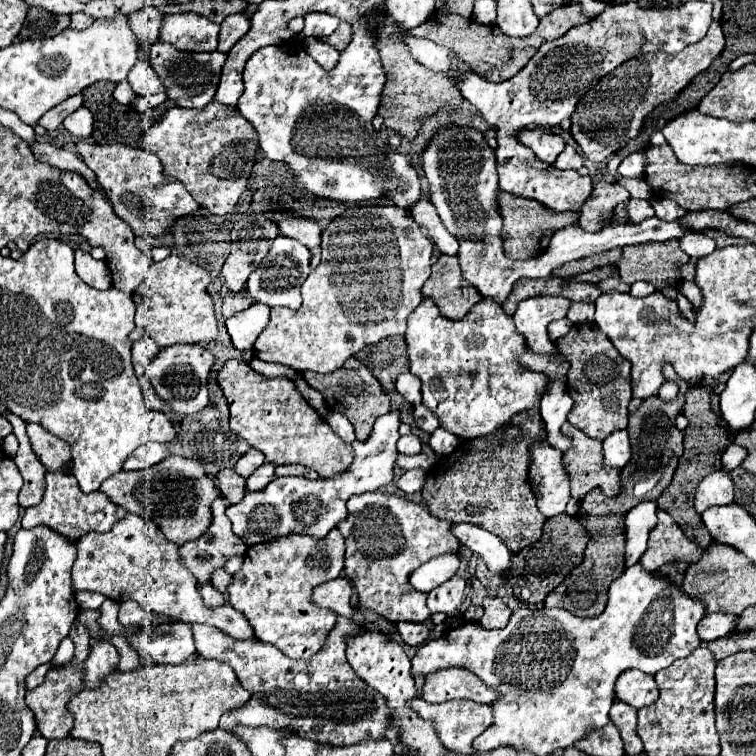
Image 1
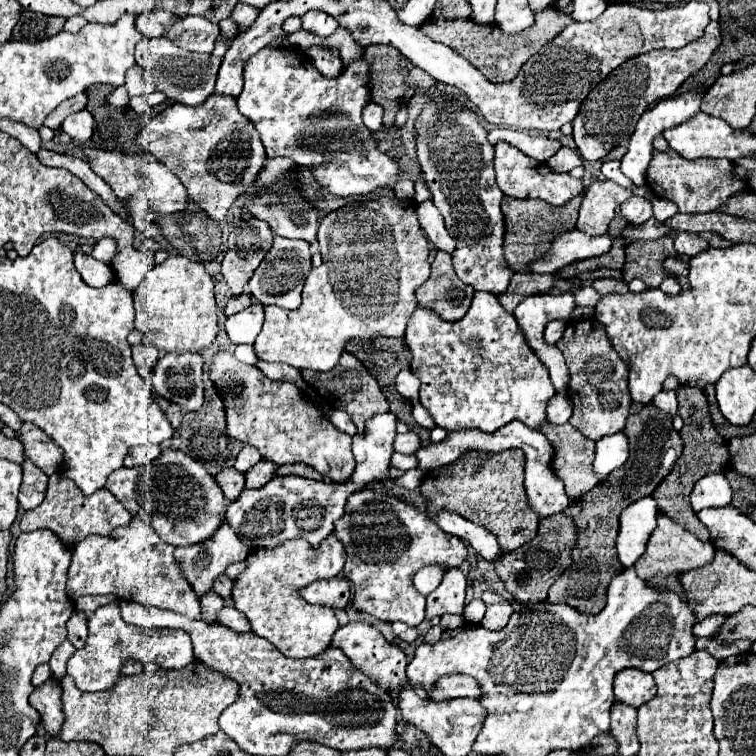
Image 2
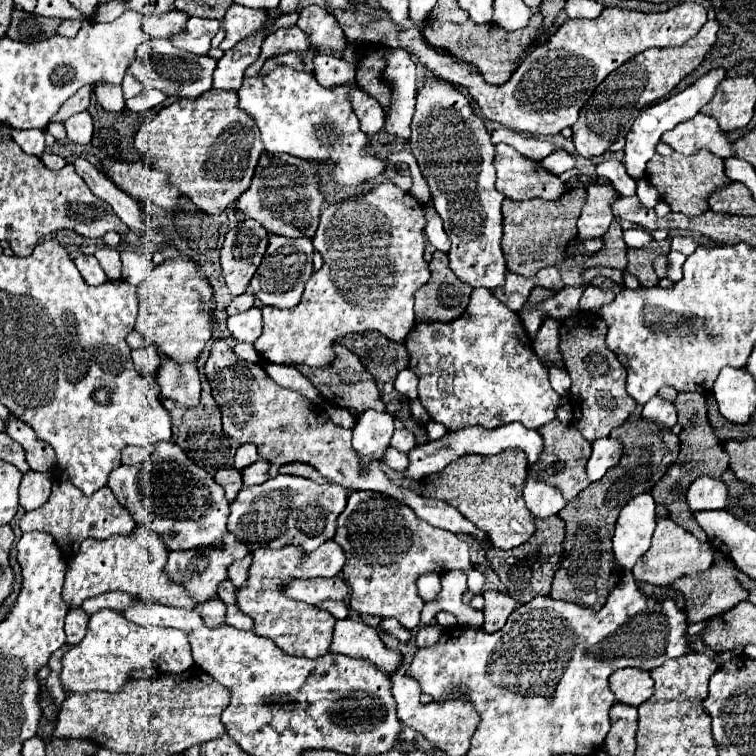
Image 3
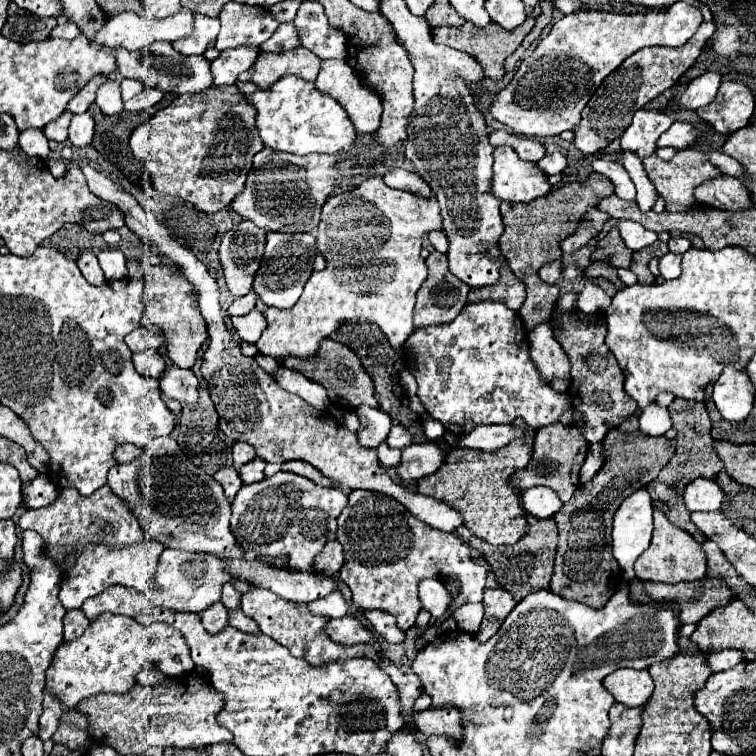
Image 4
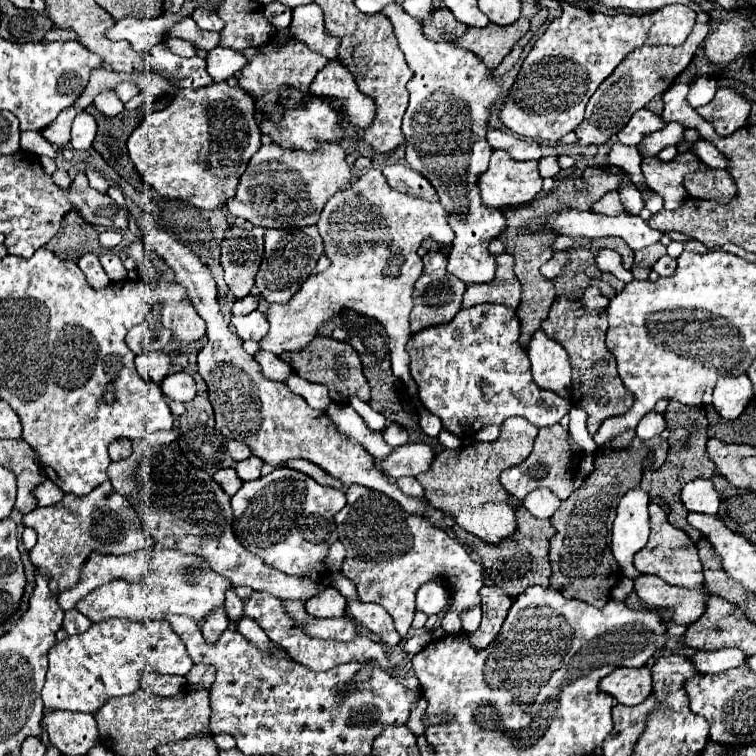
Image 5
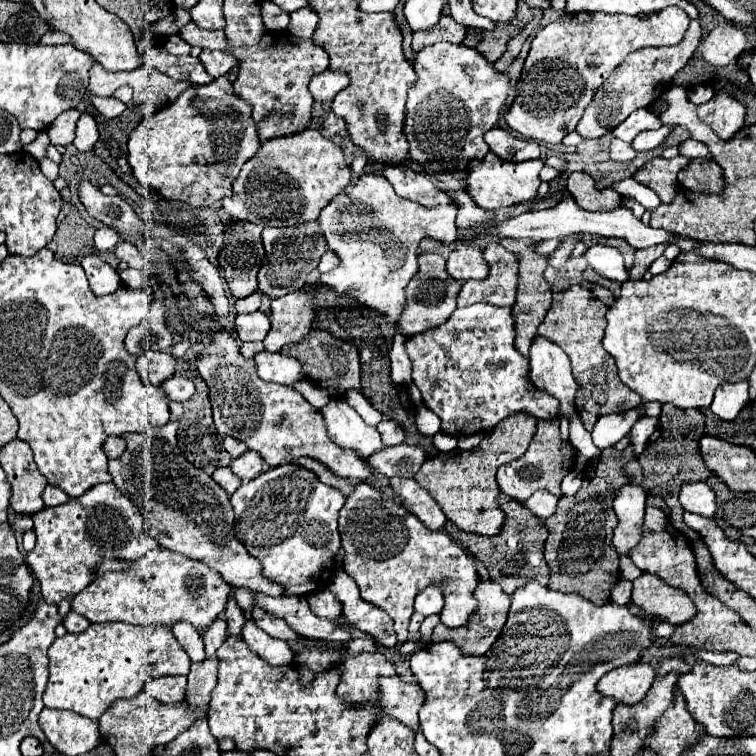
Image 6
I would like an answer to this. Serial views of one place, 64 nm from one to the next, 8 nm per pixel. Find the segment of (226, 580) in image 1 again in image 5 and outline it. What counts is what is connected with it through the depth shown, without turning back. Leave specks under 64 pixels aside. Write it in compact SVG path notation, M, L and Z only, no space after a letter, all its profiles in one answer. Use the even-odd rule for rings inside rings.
M232 588L226 592L224 610L226 610L226 616L228 616L228 620L230 620L232 626L236 626L236 622L238 622L240 616L244 616L244 602L234 594Z

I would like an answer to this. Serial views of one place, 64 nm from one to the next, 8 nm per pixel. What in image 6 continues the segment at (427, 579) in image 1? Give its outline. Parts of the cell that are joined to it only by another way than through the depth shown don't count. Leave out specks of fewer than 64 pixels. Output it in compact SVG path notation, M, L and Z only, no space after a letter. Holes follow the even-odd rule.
M428 588L428 590L422 590L418 596L416 596L416 602L414 602L414 610L424 614L424 616L430 616L430 614L438 614L444 606L444 598L442 598L442 592L438 588Z

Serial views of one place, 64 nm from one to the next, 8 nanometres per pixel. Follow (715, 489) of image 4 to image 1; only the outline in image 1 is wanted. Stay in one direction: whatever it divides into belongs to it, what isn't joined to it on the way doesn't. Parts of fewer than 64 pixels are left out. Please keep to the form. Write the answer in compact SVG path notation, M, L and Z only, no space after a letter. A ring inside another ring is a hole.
M718 470L706 476L698 484L696 496L694 496L694 508L698 514L702 514L710 506L732 504L732 500L734 500L734 484L726 470Z

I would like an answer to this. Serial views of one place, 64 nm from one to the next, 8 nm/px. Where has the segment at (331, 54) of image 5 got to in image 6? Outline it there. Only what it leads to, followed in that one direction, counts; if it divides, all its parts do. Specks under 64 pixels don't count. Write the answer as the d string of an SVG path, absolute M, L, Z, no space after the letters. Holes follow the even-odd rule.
M304 6L296 12L290 14L290 24L288 24L288 32L292 36L298 36L298 38L312 38L312 32L318 24L318 18L316 18L316 12L310 8L310 6Z

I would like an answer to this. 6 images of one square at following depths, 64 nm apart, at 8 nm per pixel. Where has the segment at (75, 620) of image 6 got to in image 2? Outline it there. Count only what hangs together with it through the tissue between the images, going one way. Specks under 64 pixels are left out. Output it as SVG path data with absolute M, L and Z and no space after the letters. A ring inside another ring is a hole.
M74 610L70 620L66 622L68 630L68 640L74 644L74 648L82 648L88 636L88 616L80 610Z

